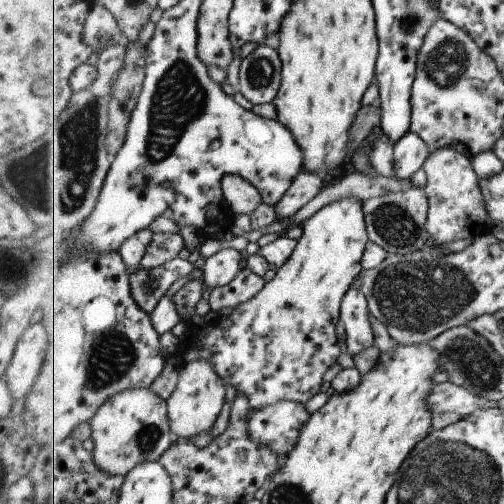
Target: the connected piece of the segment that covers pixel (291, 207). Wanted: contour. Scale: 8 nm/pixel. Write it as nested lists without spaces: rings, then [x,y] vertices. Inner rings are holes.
[[[303,170],[302,174],[294,180],[283,200],[274,206],[279,220],[293,218],[305,204],[309,204],[321,190],[323,190],[323,176],[309,170]]]

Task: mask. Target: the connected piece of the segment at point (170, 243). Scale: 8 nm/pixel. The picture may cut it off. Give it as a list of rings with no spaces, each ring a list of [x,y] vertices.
[[[154,233],[153,242],[147,249],[147,254],[141,260],[139,267],[147,268],[147,270],[161,266],[181,254],[181,250],[186,248],[185,240],[181,233],[177,234],[161,234]]]

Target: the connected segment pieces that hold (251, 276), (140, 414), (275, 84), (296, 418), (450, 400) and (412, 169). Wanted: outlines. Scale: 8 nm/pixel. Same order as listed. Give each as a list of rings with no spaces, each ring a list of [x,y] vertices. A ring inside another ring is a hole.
[[[244,268],[231,284],[212,289],[208,304],[215,312],[223,308],[237,308],[240,304],[255,298],[265,285],[263,276]]]
[[[129,388],[125,392],[111,396],[99,412],[90,420],[85,432],[93,442],[92,464],[95,472],[100,475],[110,474],[111,477],[126,477],[141,462],[158,461],[163,453],[174,444],[171,440],[171,427],[168,414],[168,401],[149,388]]]
[[[271,46],[257,47],[242,59],[238,90],[253,105],[273,103],[281,88],[282,60]]]
[[[277,402],[257,412],[248,411],[247,430],[257,444],[271,448],[277,455],[288,456],[311,415],[300,402]]]
[[[451,381],[436,385],[427,398],[427,402],[429,402],[429,410],[433,414],[451,413],[460,414],[462,417],[475,414],[475,412],[484,410],[483,408],[497,406],[497,404],[489,402],[487,398],[481,398],[471,390],[467,390],[465,386],[457,386]]]
[[[409,131],[395,146],[395,174],[401,180],[411,178],[429,158],[431,150],[418,134]]]

